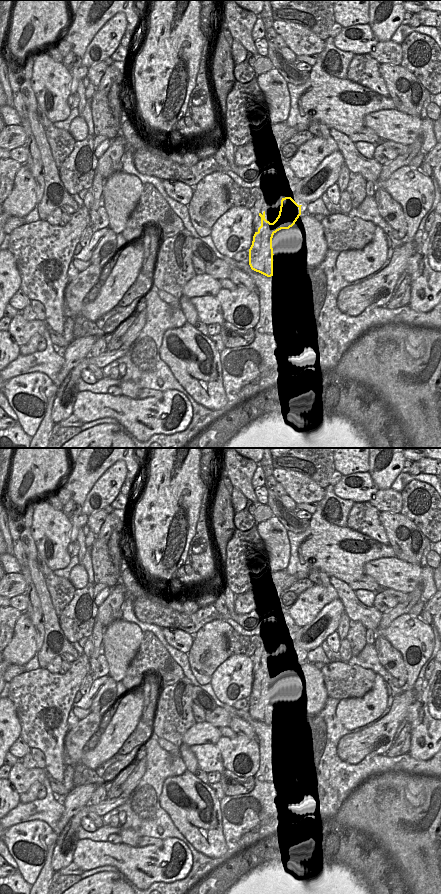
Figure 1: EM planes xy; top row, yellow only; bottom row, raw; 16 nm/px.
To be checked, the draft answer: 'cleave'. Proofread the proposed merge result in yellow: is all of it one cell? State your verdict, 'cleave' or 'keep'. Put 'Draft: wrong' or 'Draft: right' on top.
Draft: right
cleave

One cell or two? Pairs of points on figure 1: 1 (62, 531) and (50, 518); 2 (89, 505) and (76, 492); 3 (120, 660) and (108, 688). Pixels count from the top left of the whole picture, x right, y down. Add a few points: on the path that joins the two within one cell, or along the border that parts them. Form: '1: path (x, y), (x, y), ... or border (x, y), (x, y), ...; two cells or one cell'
1: path (59, 528), (53, 521); one cell
2: border (96, 480), (82, 507), (87, 516); two cells
3: border (110, 676), (116, 682); two cells

